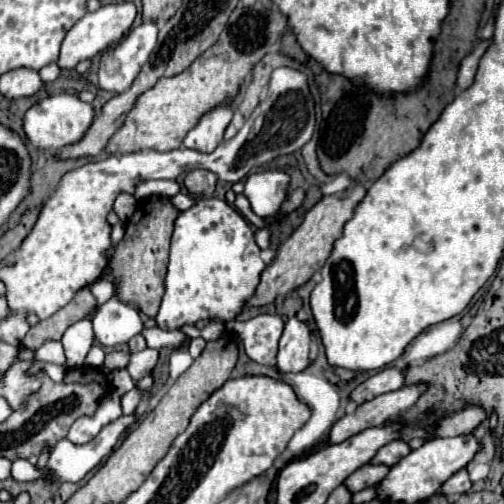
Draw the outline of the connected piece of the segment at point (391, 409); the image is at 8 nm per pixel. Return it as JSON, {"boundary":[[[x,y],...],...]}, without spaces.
{"boundary":[[[411,383],[411,385],[403,385],[397,391],[383,393],[371,401],[357,405],[357,409],[353,413],[345,413],[335,423],[335,427],[329,433],[329,443],[341,443],[367,427],[383,425],[389,417],[395,417],[395,415],[407,411],[411,405],[415,405],[417,399],[427,389],[429,389],[427,383]]]}

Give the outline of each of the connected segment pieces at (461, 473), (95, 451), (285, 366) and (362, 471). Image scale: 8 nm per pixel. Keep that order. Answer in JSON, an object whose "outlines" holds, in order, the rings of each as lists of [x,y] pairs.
{"outlines":[[[[459,469],[451,479],[447,479],[441,487],[441,493],[447,495],[447,497],[457,497],[457,495],[463,495],[471,489],[471,479],[469,479],[469,473],[467,469]]],[[[135,413],[121,415],[117,421],[105,425],[101,433],[85,445],[75,445],[69,439],[61,439],[47,461],[47,471],[59,481],[81,481],[91,469],[95,469],[105,457],[109,457],[119,437],[135,423]]],[[[297,317],[285,321],[285,331],[277,351],[279,373],[299,373],[309,366],[311,335],[307,323]]],[[[367,463],[363,467],[359,467],[355,473],[351,473],[347,479],[345,479],[345,485],[351,493],[357,493],[365,487],[371,487],[371,485],[377,485],[379,481],[383,481],[383,477],[389,473],[389,467],[387,465],[375,465],[375,463]]]]}

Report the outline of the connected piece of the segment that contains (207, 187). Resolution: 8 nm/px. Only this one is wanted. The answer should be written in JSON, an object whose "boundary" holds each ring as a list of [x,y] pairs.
{"boundary":[[[193,169],[191,173],[187,173],[183,185],[185,185],[191,193],[195,193],[195,195],[209,197],[209,195],[215,191],[215,183],[217,183],[215,173],[205,171],[205,169]]]}

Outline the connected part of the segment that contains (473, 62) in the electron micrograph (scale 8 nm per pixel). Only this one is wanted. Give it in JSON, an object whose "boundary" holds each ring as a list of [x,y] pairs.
{"boundary":[[[491,39],[479,41],[479,43],[475,45],[475,49],[461,61],[459,75],[457,75],[457,85],[459,85],[461,89],[469,89],[469,87],[471,87],[471,81],[475,79],[475,73],[477,73],[479,57],[483,57],[483,53],[487,51],[487,45],[491,45]]]}

